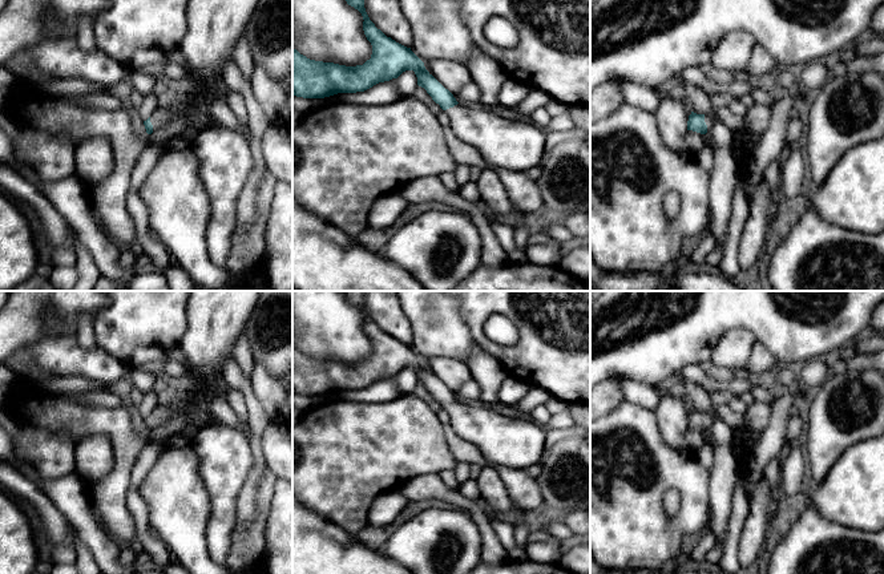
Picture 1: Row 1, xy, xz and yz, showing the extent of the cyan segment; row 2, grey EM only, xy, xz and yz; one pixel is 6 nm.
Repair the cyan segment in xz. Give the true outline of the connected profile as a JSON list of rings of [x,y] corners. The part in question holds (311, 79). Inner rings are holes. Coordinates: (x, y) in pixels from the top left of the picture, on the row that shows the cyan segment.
[[[346,0],[363,16],[363,31],[372,45],[371,58],[363,65],[346,66],[310,60],[292,47],[292,94],[324,98],[338,93],[364,92],[374,85],[413,70],[417,85],[447,112],[451,129],[465,144],[479,150],[493,167],[521,171],[540,166],[545,157],[545,133],[534,124],[504,118],[487,108],[472,109],[456,101],[411,50],[387,37],[370,20],[364,0]]]

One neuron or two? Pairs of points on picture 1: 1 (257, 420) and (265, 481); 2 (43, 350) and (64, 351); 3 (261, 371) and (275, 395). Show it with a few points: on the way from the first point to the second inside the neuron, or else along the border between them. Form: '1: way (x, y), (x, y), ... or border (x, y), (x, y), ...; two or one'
1: border (266, 464), (258, 482), (255, 500); two
2: way (48, 351), (59, 351); one
3: way (261, 376), (261, 380), (270, 389); one

